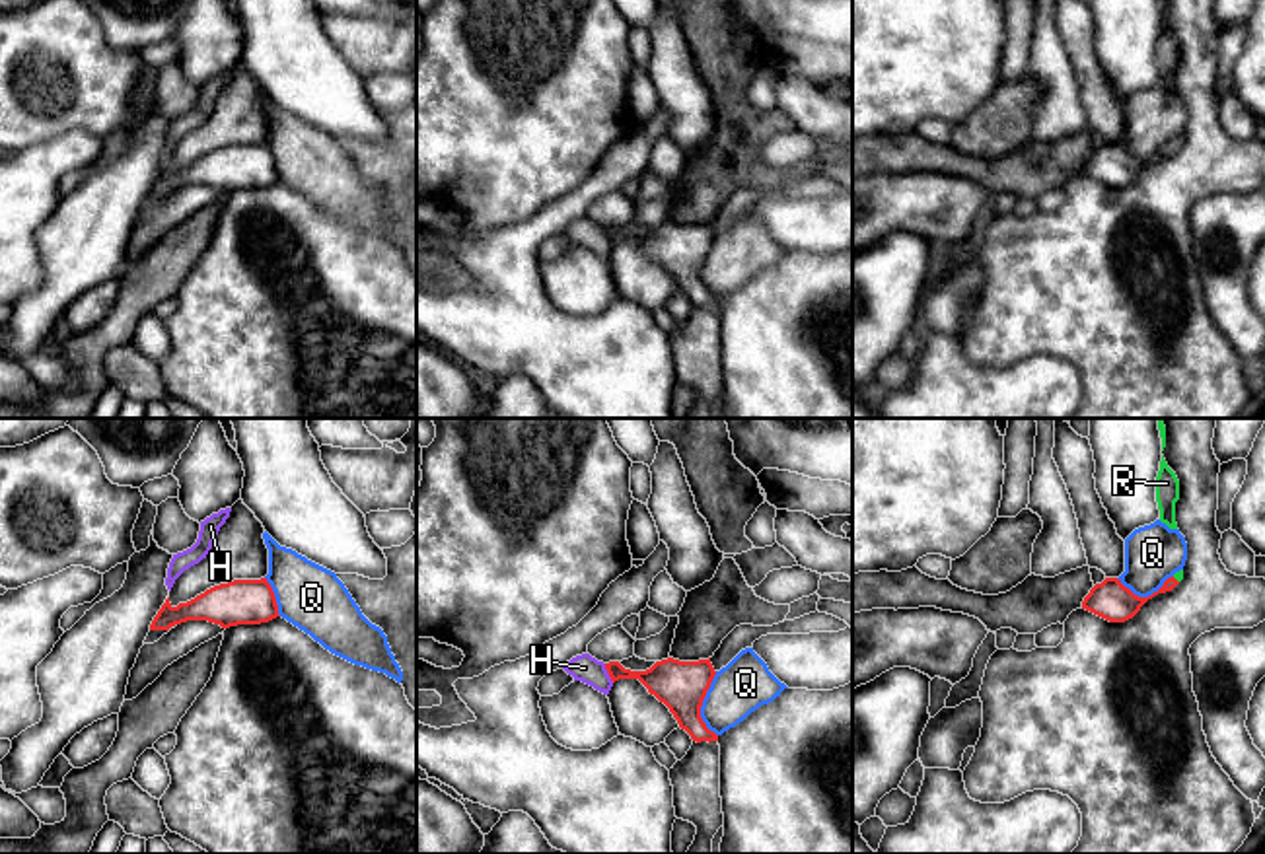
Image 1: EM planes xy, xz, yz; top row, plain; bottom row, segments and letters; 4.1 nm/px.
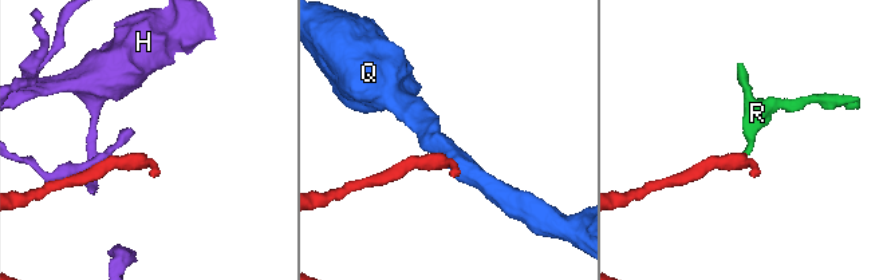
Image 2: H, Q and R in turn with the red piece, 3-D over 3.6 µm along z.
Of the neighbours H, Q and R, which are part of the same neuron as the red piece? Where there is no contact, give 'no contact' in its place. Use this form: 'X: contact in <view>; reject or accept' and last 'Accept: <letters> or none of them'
H: contact in xz; reject
Q: contact in xz; reject
R: contact in yz; accept
Accept: R

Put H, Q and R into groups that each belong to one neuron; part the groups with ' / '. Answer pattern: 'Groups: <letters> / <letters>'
Groups: H / Q / R

